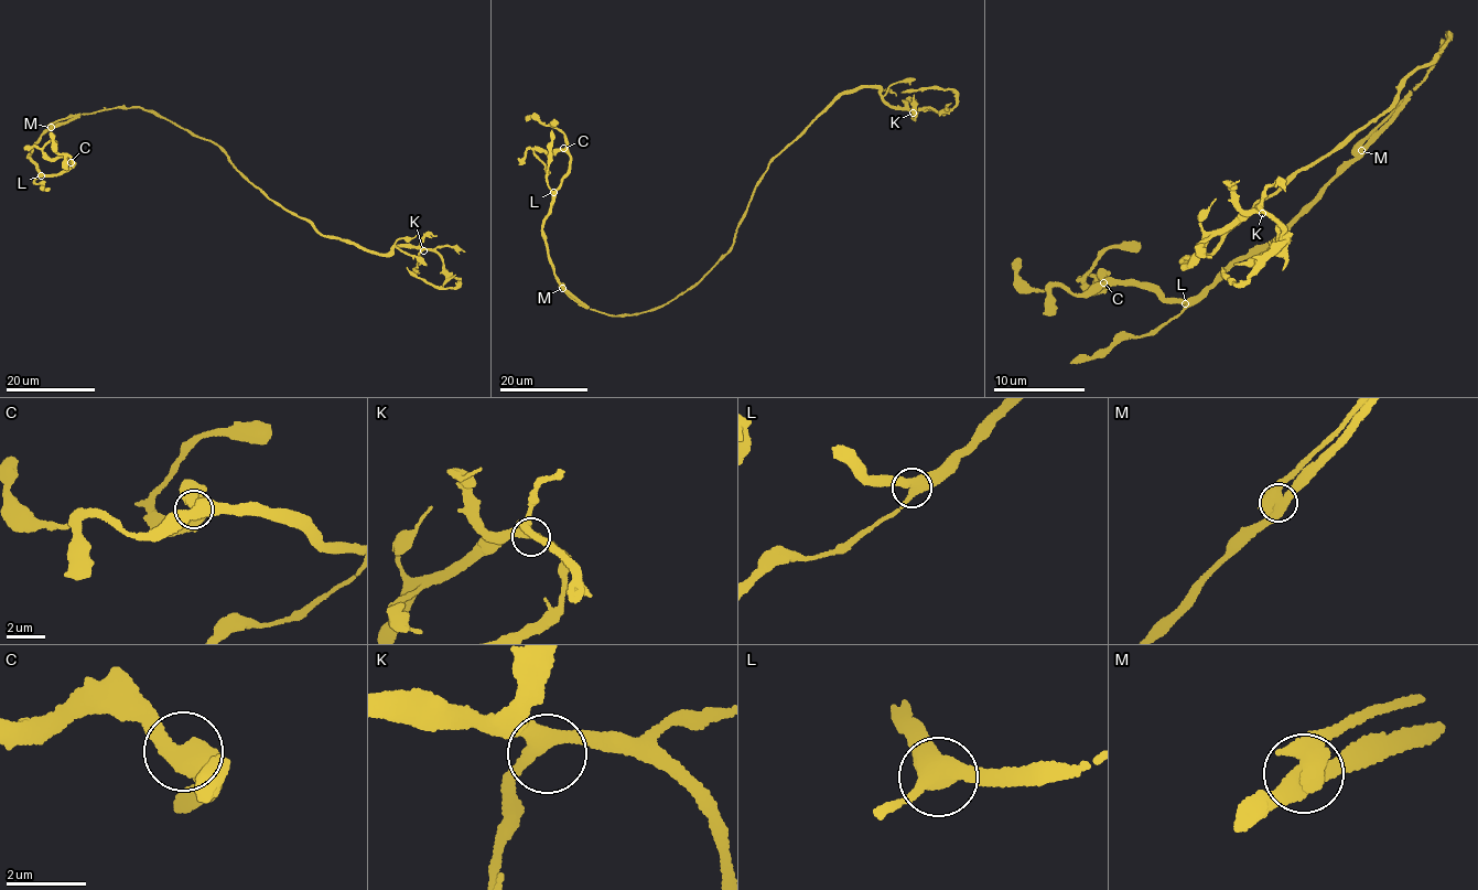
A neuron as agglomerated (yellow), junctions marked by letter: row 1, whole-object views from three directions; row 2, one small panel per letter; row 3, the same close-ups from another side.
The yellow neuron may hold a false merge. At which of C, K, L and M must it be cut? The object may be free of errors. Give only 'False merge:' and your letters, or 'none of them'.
False merge: M

